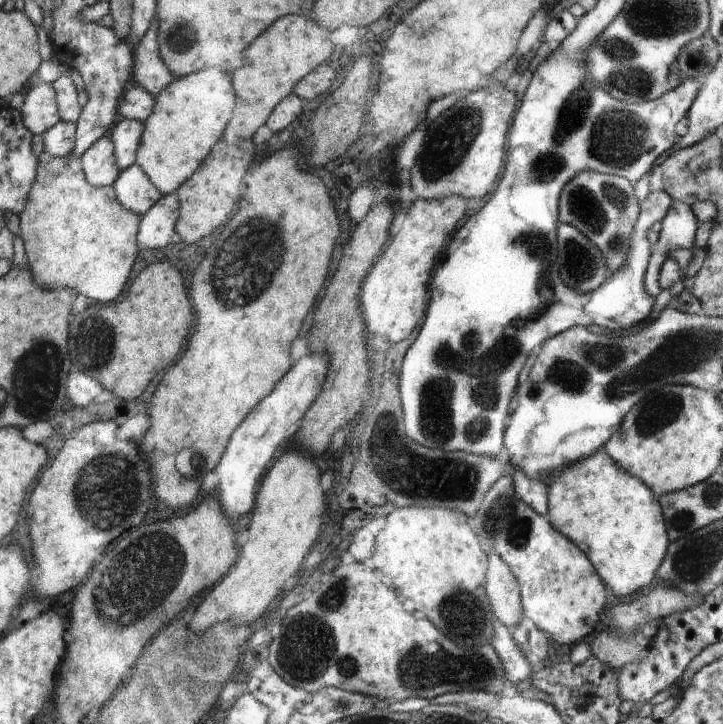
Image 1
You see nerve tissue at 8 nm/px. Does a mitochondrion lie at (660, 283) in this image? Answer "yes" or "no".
no

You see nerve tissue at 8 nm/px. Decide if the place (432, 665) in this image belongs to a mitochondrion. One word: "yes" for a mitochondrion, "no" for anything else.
yes

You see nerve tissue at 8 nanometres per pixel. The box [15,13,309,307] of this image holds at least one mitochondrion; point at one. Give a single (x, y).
(182, 38)

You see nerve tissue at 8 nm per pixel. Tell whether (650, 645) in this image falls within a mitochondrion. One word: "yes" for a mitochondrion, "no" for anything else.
no

